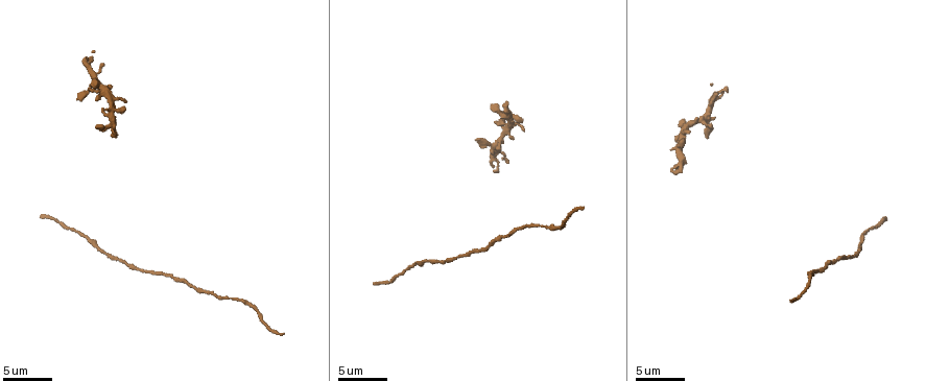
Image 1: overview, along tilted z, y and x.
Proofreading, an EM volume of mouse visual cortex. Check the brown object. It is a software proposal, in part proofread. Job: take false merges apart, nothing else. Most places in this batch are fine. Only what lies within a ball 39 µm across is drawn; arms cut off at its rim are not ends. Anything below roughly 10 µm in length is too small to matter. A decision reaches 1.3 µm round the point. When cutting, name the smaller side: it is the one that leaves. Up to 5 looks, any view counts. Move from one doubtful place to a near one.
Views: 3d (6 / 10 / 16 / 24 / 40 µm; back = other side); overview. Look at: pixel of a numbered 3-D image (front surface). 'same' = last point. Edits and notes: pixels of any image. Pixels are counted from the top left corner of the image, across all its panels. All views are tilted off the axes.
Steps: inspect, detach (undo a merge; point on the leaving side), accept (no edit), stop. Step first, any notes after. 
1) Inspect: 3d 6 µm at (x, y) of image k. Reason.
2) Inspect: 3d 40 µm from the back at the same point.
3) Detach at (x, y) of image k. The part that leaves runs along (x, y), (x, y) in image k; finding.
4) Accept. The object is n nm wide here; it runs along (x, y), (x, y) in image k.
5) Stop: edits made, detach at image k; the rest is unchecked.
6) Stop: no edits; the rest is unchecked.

Inspect: 3d 10 µm at (456, 256) of image 1. A narrow waist.

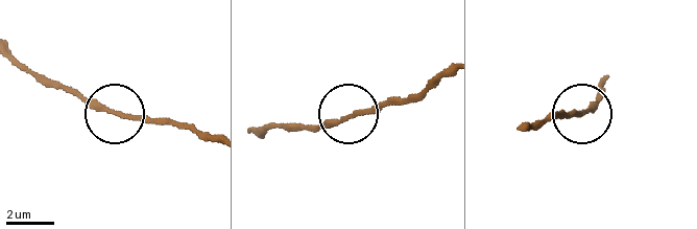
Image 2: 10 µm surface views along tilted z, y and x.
Accept. It runs along (19, 61), (115, 115), (186, 121) in image 2; continuous, no second neuron.

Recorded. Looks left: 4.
Inspect: 3d 16 µm at (825, 267) of image 1. Thin neck.

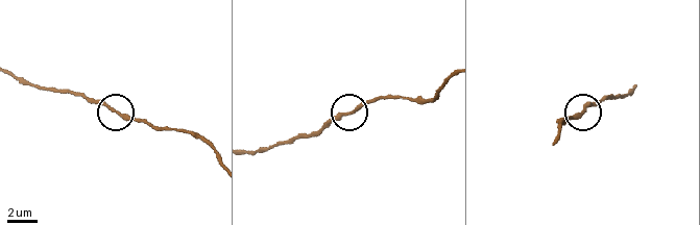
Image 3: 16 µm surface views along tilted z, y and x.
Inspect: 3d 6 µm at (352, 112) of image 3.

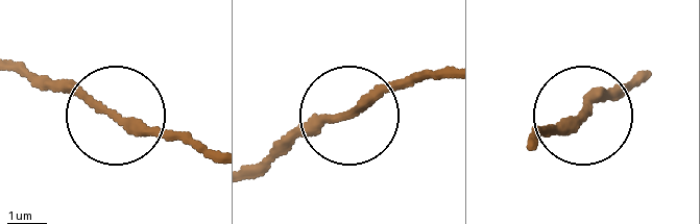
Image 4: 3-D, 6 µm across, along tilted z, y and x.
Accept. It runs along (20, 65), (184, 142) in image 4; one neuron here.

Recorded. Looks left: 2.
Inspect: 3d 6 µm at (86, 237) of image 1.

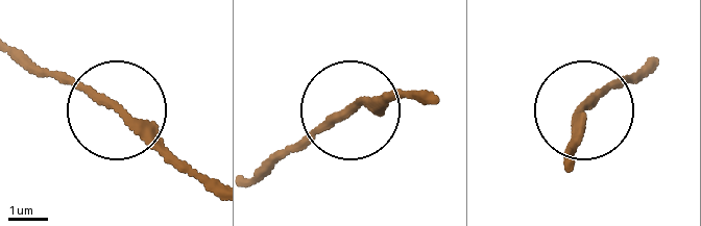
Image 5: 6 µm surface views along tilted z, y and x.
Accept. It runs along (579, 107), (564, 150) in image 5; all the same neuron.

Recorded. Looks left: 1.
Stop: no edits; the rest is unchecked.

